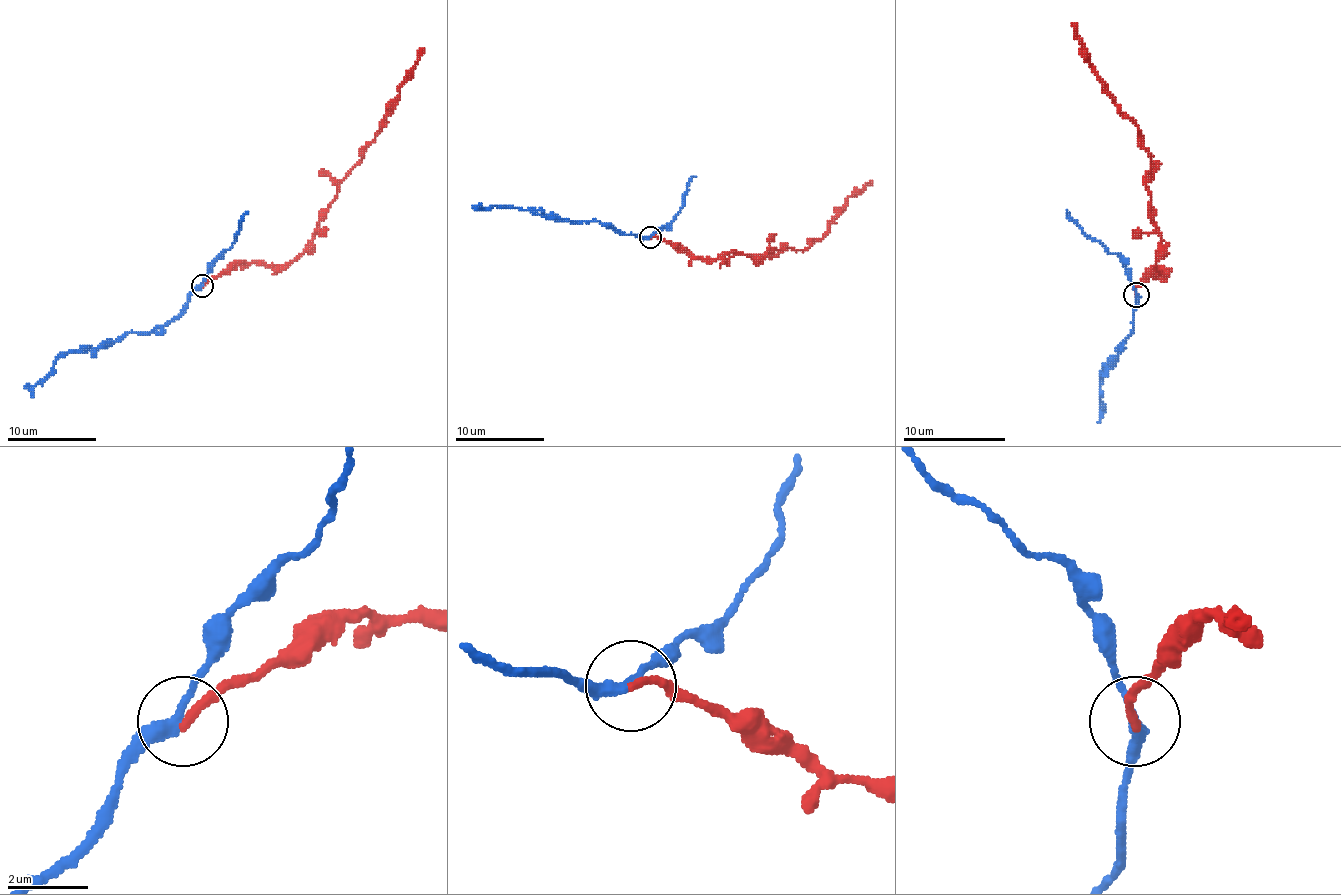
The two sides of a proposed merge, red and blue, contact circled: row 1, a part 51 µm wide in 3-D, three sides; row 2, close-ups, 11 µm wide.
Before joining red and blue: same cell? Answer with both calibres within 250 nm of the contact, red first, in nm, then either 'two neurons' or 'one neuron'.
calibres 240 and 240 nm; two neurons

